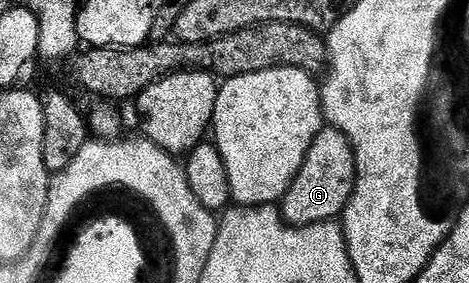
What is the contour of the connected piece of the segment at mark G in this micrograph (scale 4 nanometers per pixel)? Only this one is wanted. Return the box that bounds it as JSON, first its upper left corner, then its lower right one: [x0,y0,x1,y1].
[282,126,356,226]

